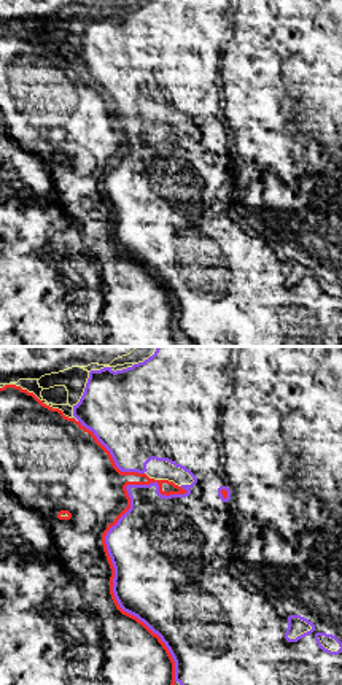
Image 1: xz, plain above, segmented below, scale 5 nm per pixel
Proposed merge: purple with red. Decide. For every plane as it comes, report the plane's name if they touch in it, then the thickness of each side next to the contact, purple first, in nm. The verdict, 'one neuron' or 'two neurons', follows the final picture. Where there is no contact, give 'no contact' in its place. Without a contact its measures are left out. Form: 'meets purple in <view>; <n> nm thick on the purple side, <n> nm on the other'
meets purple in xz; 480 nm thick on the purple side, 500 nm on the other

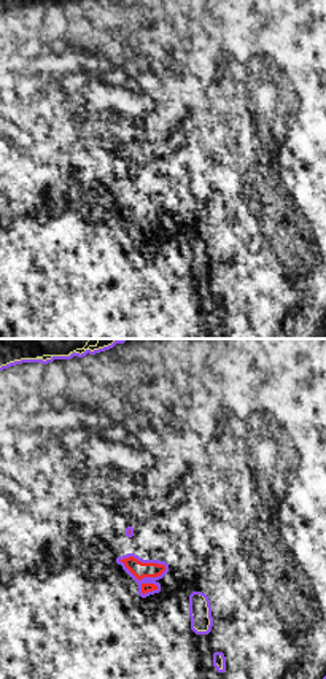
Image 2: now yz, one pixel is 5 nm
meets purple in yz; 480 nm thick on the purple side, 80 nm on the other

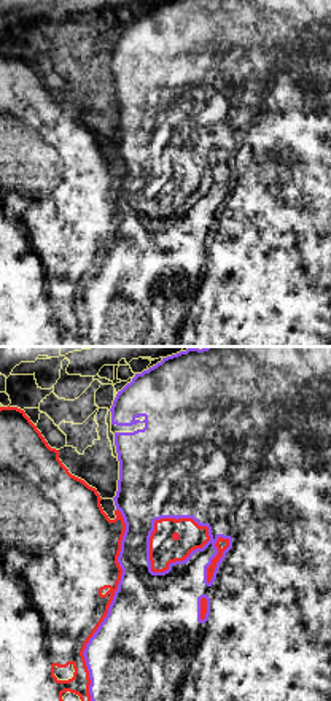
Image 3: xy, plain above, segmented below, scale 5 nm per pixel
meets purple in xy; 480 nm thick on the purple side, 440 nm on the other

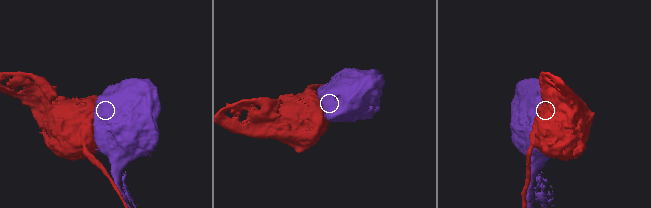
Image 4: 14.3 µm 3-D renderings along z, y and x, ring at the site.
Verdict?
two neurons

